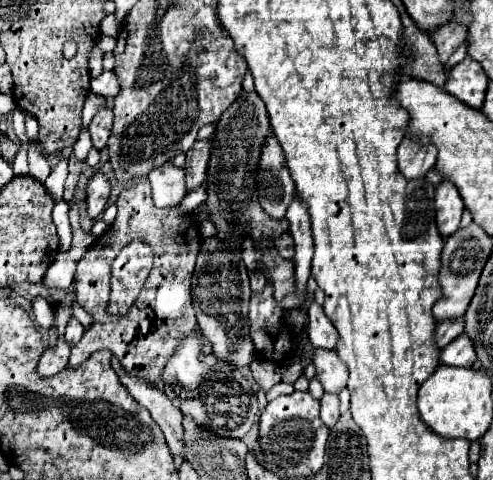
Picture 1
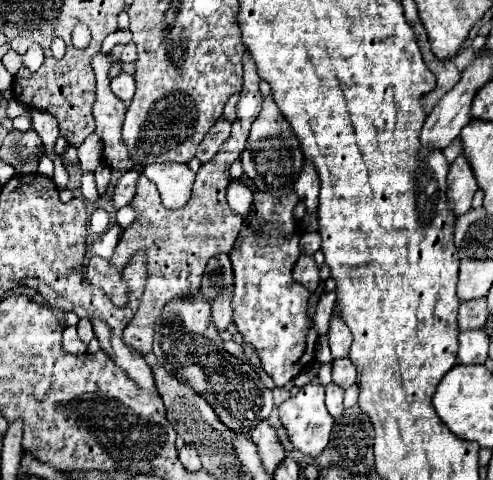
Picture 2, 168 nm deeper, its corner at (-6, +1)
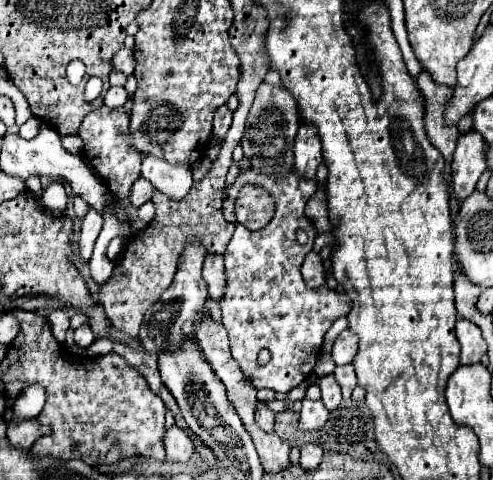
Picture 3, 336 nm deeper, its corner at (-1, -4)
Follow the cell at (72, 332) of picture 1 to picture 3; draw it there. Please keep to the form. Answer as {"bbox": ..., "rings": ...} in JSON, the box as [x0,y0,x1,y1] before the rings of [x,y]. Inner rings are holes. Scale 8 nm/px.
{"bbox":[75,325,95,349],"rings":[[[81,325],[79,329],[75,329],[75,343],[77,343],[79,347],[87,349],[93,341],[95,341],[95,335],[93,335],[93,331],[91,331],[89,325]]]}

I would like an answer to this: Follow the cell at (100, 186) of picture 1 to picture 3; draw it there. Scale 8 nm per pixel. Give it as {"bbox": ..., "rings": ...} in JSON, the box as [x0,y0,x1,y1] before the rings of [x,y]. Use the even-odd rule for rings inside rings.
{"bbox":[129,179,157,207],"rings":[[[137,179],[135,181],[135,185],[133,185],[133,189],[131,189],[131,197],[129,197],[129,201],[131,201],[131,205],[133,207],[141,207],[143,203],[147,203],[147,201],[151,201],[151,197],[153,197],[153,193],[155,193],[157,189],[147,181],[147,179]]]}

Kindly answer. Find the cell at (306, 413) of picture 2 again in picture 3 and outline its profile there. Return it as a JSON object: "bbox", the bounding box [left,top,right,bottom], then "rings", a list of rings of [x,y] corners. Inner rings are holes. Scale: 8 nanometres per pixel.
{"bbox":[301,399,329,431],"rings":[[[303,399],[303,409],[301,409],[301,429],[303,431],[317,431],[325,425],[329,417],[327,407],[323,405],[321,399],[311,401],[311,399]]]}

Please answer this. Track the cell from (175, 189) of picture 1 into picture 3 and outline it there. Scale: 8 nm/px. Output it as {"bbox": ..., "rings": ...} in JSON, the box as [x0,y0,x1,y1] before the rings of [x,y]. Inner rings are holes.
{"bbox":[141,157,193,199],"rings":[[[145,157],[141,175],[149,179],[157,187],[157,191],[173,199],[185,197],[193,185],[191,167],[171,165],[169,161],[163,161],[163,157]]]}

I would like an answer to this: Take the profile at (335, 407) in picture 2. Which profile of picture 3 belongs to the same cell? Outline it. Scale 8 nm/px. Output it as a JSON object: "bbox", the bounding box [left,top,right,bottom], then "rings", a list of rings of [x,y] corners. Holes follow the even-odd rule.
{"bbox":[319,373,341,411],"rings":[[[333,373],[321,377],[319,379],[319,387],[321,387],[321,401],[325,403],[325,407],[329,411],[337,409],[337,405],[341,403],[341,389],[339,389],[339,383],[335,381]]]}

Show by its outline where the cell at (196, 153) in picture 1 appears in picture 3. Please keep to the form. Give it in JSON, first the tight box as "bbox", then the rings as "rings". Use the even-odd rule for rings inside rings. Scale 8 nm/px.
{"bbox":[213,105,233,139],"rings":[[[221,105],[217,111],[215,111],[215,117],[213,117],[213,139],[223,139],[229,125],[231,125],[231,119],[233,119],[233,111],[229,111],[227,105]]]}

